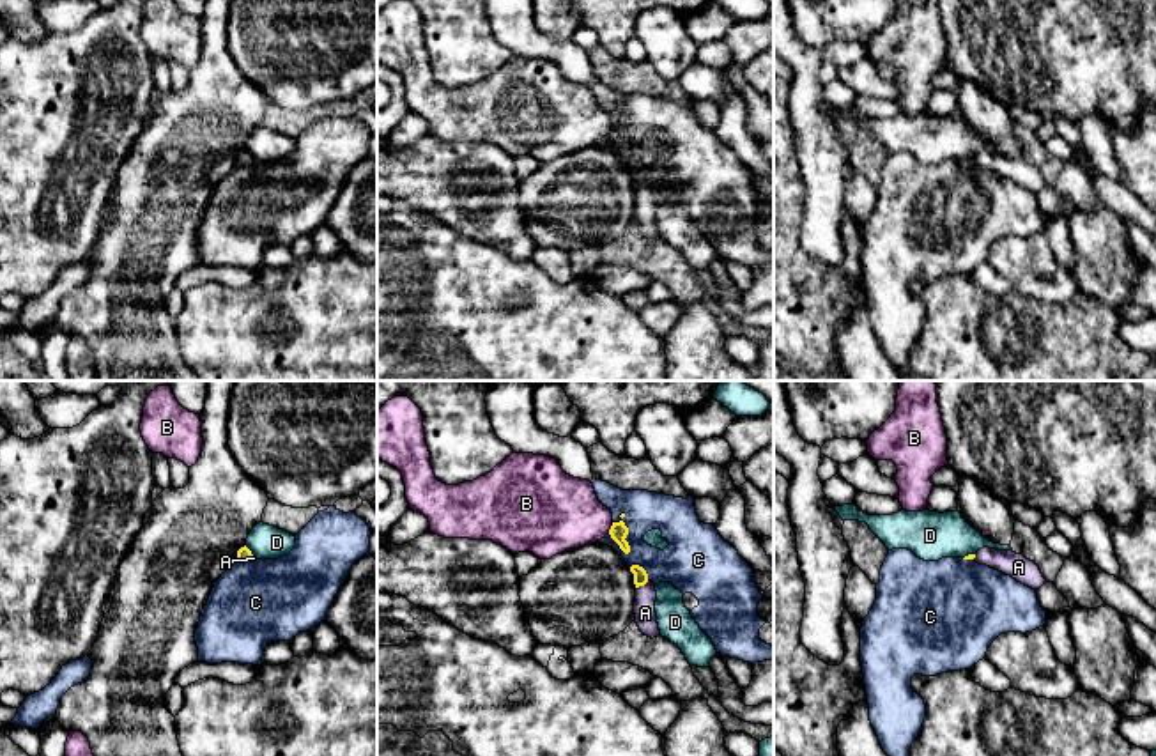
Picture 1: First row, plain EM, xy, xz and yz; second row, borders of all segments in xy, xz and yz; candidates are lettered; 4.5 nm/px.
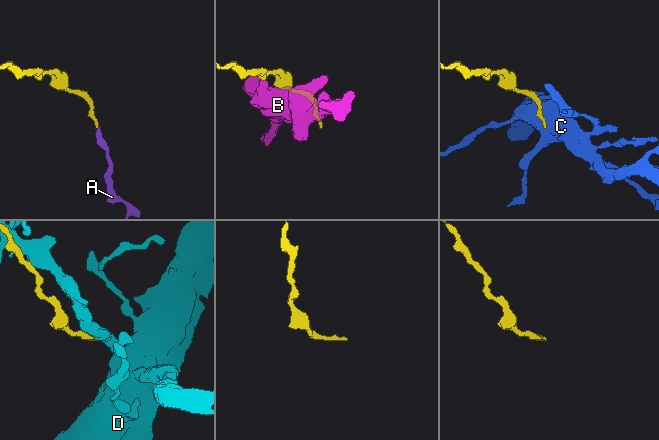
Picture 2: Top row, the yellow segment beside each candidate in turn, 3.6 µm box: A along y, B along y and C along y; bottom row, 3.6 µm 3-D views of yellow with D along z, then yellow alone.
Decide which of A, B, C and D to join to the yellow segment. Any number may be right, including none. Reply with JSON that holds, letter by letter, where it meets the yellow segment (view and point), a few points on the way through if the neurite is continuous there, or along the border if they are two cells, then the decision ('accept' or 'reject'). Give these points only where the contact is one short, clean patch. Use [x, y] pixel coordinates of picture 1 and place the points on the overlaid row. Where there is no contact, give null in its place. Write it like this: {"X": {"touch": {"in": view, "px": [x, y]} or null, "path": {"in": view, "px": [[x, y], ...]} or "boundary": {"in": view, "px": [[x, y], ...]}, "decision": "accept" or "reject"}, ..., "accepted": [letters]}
{"A": {"touch": {"in": "xz", "px": [641, 585]}, "path": {"in": "xz", "px": [[639, 574], [641, 585], [645, 613]]}, "decision": "accept"}, "B": {"touch": {"in": "xz", "px": [611, 528]}, "decision": "reject"}, "C": {"touch": {"in": "xz", "px": [627, 533]}, "boundary": {"in": "xz", "px": [[624, 512], [627, 555]]}, "decision": "reject"}, "D": {"touch": {"in": "xy", "px": [250, 551]}, "decision": "reject"}, "accepted": ["A"]}

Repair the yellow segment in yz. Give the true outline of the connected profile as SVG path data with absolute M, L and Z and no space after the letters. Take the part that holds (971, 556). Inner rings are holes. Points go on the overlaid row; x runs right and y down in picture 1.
M983 547L975 554L968 554L963 559L974 559L979 565L995 568L1032 590L1039 590L1046 582L1039 567L1034 561L1013 551Z

